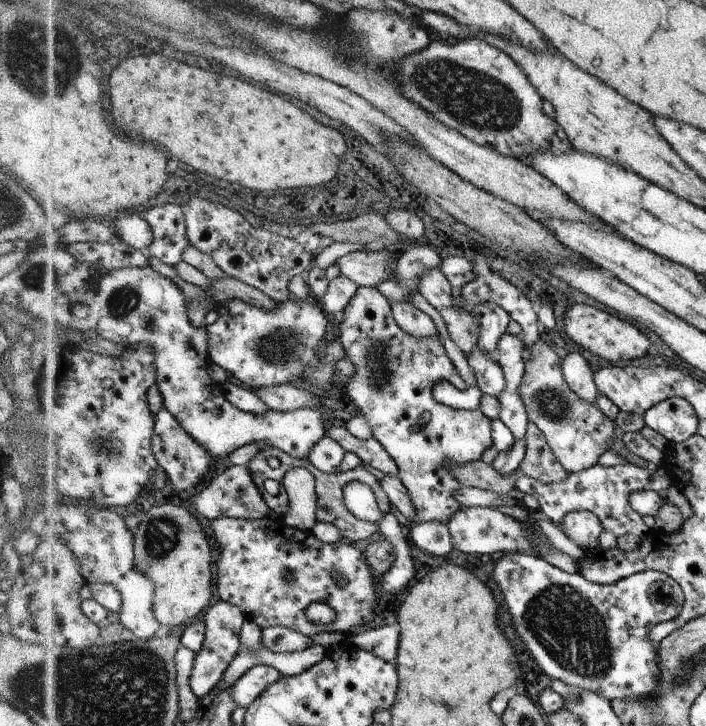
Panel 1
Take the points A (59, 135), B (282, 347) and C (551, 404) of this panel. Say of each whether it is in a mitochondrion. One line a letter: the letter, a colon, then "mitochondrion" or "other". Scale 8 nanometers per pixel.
A: other
B: mitochondrion
C: mitochondrion

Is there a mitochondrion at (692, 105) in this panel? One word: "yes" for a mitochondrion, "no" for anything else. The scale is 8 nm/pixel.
no

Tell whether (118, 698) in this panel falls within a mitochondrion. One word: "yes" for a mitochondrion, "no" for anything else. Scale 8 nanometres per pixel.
yes

